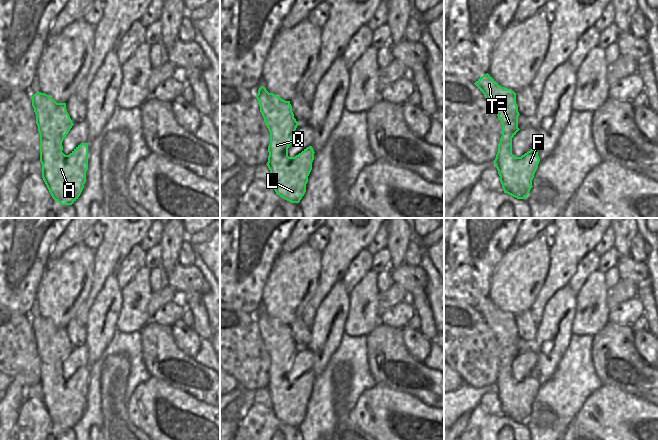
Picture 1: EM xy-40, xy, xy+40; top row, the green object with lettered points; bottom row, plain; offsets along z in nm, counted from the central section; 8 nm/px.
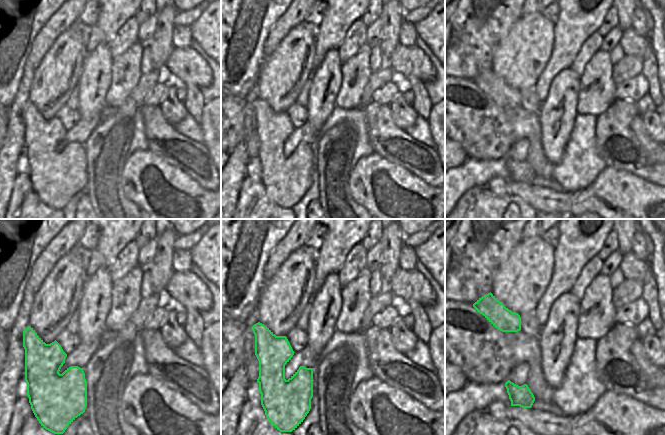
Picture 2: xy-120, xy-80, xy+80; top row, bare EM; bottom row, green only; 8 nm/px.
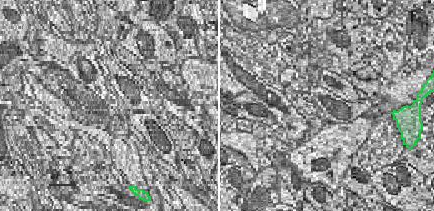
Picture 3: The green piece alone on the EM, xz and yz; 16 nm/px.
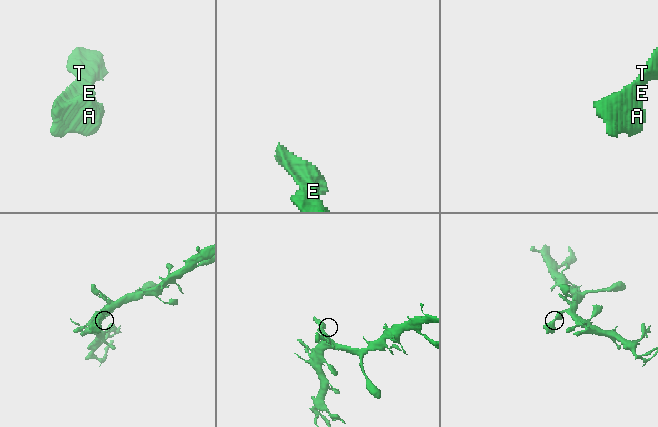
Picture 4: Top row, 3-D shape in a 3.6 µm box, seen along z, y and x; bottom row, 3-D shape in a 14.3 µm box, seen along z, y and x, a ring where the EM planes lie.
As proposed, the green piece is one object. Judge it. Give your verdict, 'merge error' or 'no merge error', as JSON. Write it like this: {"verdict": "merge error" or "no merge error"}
{"verdict": "no merge error"}

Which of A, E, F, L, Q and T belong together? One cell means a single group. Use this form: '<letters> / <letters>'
A E F L Q T

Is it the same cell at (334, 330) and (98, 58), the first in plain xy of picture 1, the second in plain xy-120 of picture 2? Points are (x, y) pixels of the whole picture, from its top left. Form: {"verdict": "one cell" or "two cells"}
{"verdict": "one cell"}

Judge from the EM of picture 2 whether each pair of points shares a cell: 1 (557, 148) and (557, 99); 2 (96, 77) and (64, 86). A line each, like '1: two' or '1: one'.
1: one
2: two

